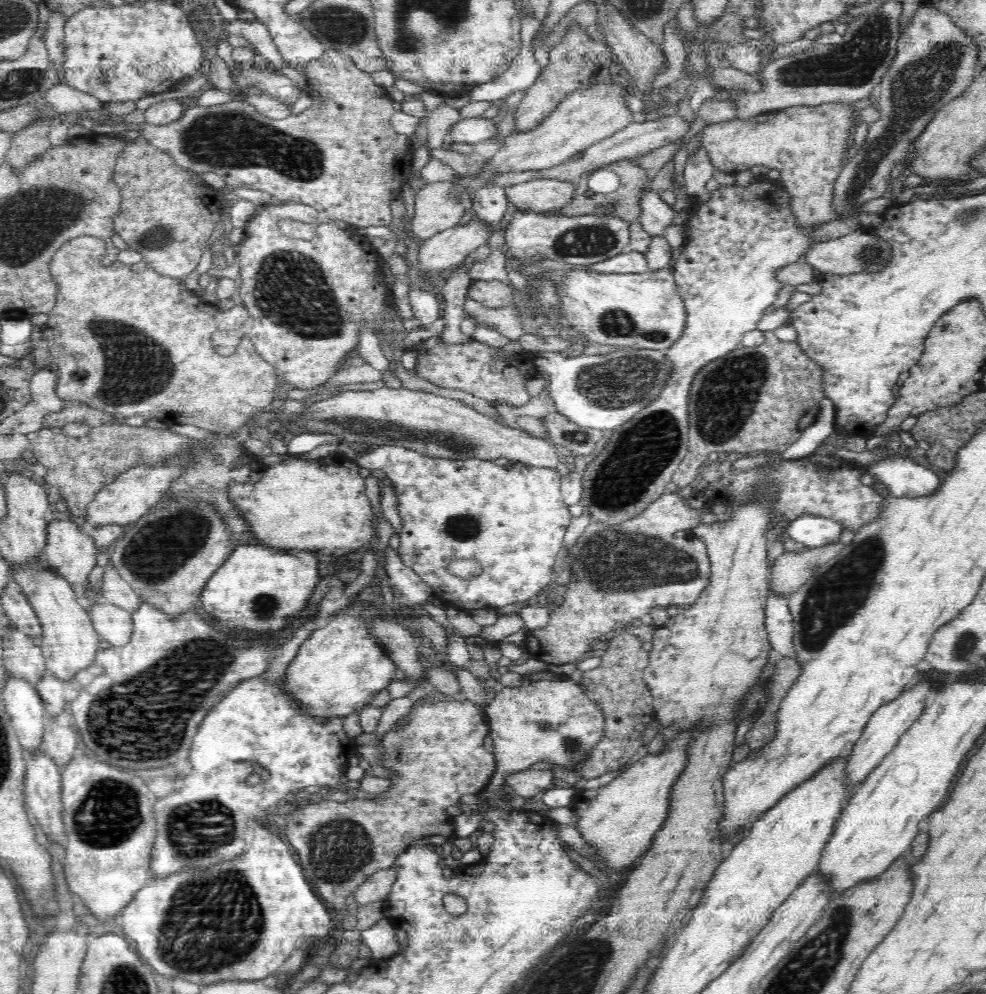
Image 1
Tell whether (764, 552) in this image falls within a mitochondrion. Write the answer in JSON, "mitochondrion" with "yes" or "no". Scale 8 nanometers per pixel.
{"mitochondrion":"no"}

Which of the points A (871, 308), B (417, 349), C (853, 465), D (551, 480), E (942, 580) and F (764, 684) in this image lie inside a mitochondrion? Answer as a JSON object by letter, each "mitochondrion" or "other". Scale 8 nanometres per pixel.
{"A":"other","B":"other","C":"other","D":"other","E":"other","F":"other"}

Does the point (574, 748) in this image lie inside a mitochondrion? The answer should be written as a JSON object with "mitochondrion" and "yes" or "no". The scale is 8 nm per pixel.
{"mitochondrion":"yes"}

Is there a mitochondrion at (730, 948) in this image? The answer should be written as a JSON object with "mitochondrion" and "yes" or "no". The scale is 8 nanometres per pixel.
{"mitochondrion":"no"}

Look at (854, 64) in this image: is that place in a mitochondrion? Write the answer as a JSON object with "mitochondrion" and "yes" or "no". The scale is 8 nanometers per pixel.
{"mitochondrion":"yes"}

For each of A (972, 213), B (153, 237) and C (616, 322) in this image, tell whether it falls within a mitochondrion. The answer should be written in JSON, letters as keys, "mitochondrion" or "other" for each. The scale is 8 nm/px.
{"A":"mitochondrion","B":"mitochondrion","C":"mitochondrion"}

